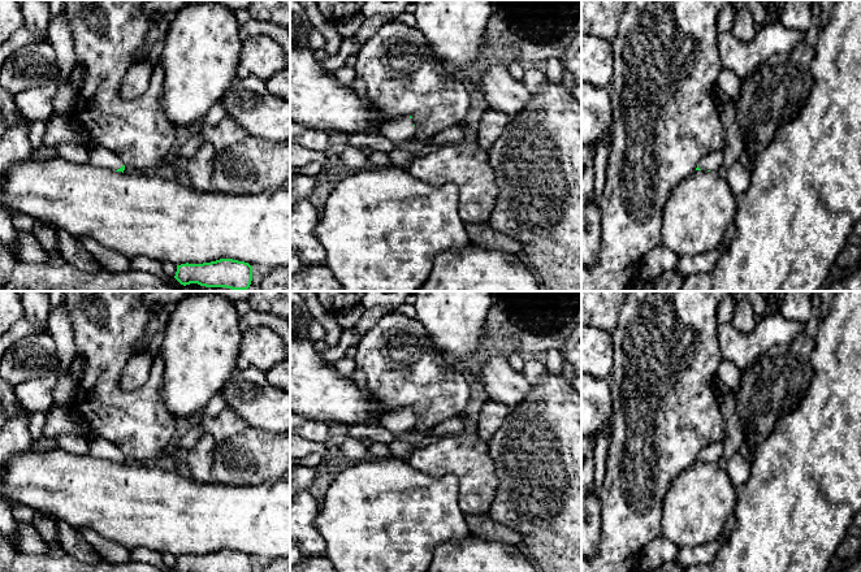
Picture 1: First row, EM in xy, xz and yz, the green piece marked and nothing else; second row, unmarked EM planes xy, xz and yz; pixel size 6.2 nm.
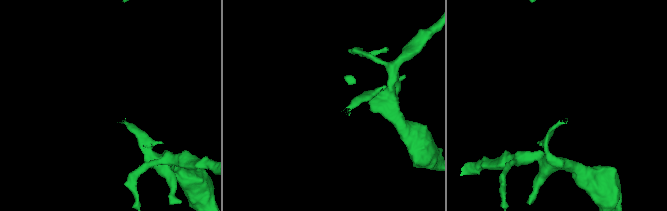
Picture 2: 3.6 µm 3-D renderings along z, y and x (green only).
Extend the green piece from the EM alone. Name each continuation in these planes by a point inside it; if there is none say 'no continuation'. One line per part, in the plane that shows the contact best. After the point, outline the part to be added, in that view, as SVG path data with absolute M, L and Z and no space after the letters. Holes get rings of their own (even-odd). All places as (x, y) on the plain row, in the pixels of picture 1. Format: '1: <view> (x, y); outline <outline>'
no continuation

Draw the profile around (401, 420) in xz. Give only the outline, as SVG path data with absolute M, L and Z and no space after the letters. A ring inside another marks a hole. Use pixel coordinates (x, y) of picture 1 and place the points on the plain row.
M398 408L386 413L380 421L393 434L398 436L410 432L416 425L414 411L410 408Z

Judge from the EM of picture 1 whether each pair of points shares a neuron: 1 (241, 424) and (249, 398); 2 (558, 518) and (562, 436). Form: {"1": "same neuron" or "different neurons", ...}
{"1": "different neurons", "2": "same neuron"}

